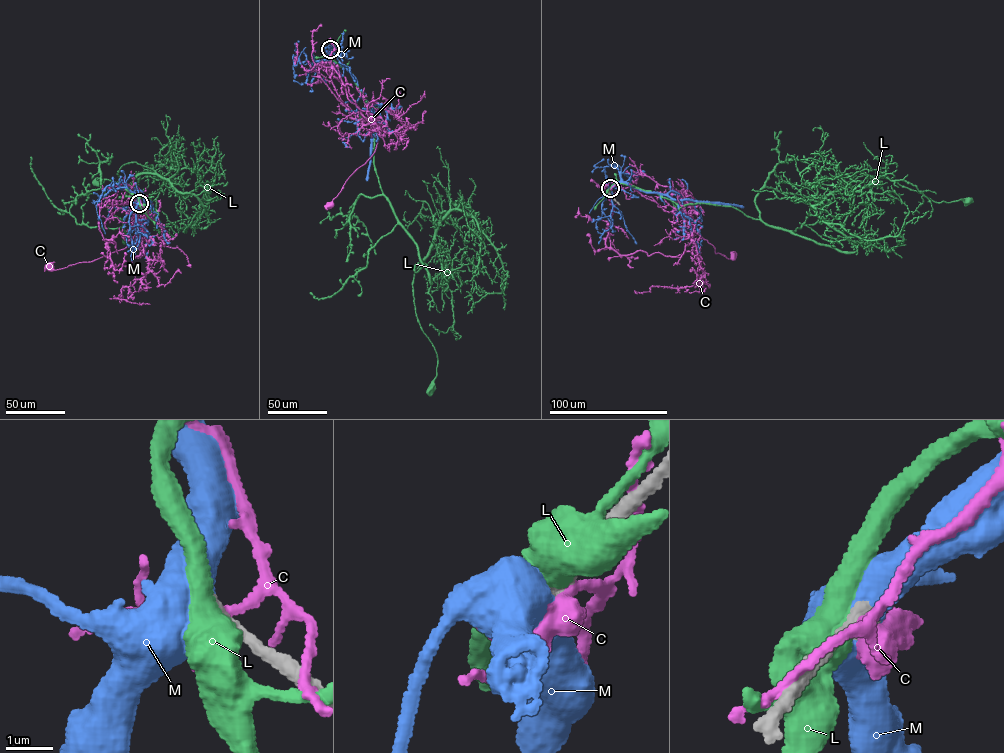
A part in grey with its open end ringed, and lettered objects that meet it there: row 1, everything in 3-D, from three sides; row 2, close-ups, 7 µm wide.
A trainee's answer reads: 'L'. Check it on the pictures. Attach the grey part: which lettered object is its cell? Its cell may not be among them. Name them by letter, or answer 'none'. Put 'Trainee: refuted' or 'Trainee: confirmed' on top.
Trainee: refuted
M

